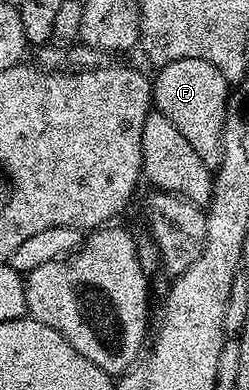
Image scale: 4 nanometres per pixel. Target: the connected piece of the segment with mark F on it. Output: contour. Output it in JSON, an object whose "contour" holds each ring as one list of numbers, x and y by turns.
{"contour":[[179,59,163,64,152,79,152,102,155,110,160,111,186,137,186,142,194,148,194,153,202,157,209,169,220,166,222,153,222,133,224,114,228,108,230,84,210,61,201,59]]}

